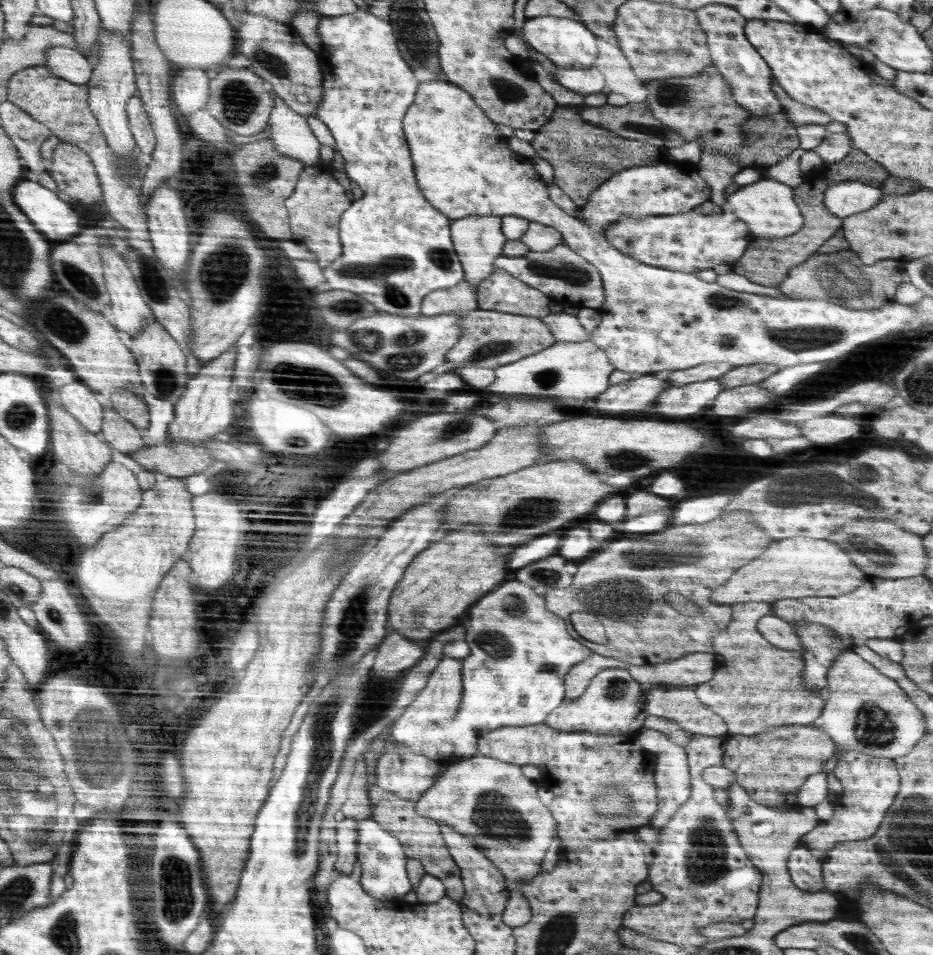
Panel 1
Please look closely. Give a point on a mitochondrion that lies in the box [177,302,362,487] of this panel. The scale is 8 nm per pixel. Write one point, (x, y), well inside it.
(313, 383)

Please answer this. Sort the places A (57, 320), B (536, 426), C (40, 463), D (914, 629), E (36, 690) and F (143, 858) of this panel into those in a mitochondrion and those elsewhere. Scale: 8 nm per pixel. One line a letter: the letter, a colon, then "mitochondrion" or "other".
A: mitochondrion
B: other
C: other
D: other
E: other
F: mitochondrion

